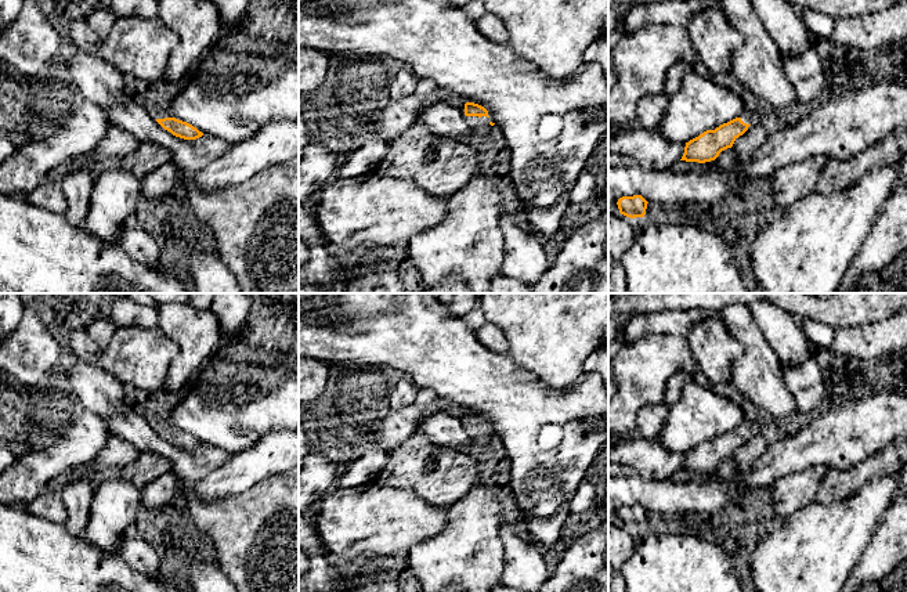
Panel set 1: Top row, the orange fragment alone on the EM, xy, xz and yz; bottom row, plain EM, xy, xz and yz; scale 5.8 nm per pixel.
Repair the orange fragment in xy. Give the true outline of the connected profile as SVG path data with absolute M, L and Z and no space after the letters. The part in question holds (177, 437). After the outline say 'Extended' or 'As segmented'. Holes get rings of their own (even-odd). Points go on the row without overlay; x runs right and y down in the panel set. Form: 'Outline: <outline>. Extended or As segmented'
Outline: M176 427L156 429L156 432L165 440L170 441L173 445L184 448L184 450L196 450L203 445L203 443L199 441L192 434L178 430Z. As segmented

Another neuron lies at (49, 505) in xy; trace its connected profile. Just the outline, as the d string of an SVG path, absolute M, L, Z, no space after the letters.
M54 487L43 491L37 498L28 502L25 509L58 524L65 524L68 520L64 499L58 488Z

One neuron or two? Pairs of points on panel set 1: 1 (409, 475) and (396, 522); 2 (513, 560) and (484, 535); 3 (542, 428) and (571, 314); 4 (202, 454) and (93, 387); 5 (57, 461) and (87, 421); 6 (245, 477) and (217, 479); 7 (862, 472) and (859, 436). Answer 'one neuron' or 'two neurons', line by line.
1: two neurons
2: two neurons
3: two neurons
4: one neuron
5: one neuron
6: one neuron
7: two neurons

